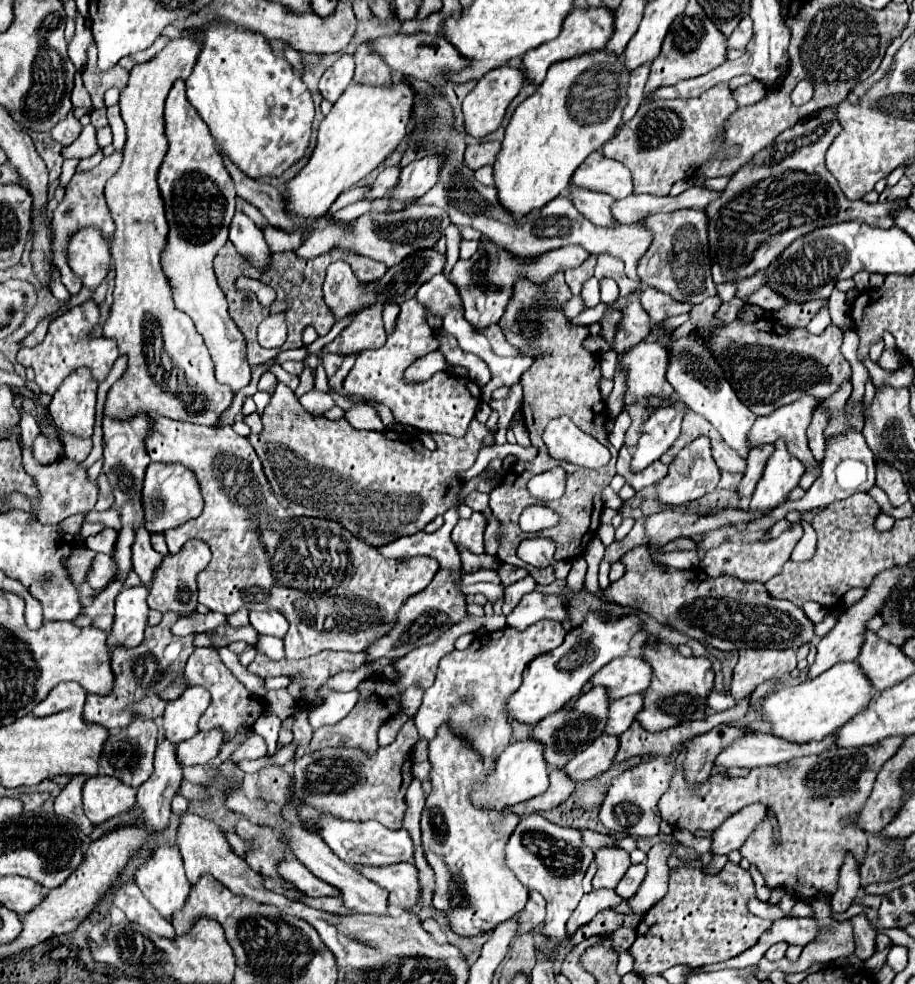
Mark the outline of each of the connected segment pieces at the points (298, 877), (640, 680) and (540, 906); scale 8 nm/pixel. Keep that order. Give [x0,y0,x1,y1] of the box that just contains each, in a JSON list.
[[280,859,338,897],[590,655,654,699],[517,891,546,936]]

